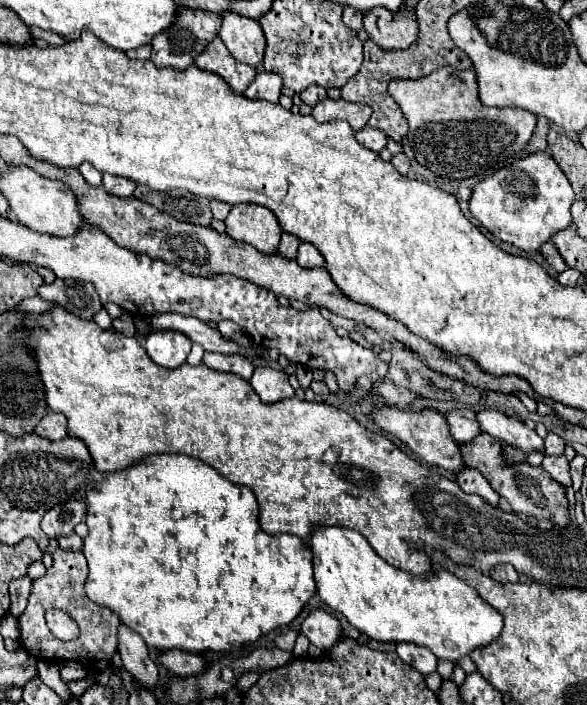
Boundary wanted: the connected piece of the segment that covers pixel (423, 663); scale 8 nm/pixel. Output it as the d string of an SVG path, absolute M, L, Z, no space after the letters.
M404 642L404 644L398 644L396 652L398 652L398 656L400 656L406 664L414 666L420 674L426 676L426 674L436 672L436 662L438 662L438 660L436 660L436 656L432 656L432 652L428 652L428 648Z

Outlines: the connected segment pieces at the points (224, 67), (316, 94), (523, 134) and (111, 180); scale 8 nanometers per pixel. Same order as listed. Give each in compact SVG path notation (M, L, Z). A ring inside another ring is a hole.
M214 38L206 46L206 50L196 58L194 64L200 70L208 70L212 74L218 74L236 94L244 94L244 90L252 84L252 80L258 72L252 66L236 62L220 38Z
M312 84L312 86L308 86L306 90L302 90L302 92L300 92L300 98L302 98L302 102L304 102L304 104L314 106L314 104L318 104L320 100L324 100L324 98L326 98L326 88L320 88L320 86Z
M442 66L442 68L436 68L430 76L424 76L420 80L392 80L388 92L398 102L398 106L402 108L408 120L408 126L410 126L408 142L414 150L416 160L424 168L444 178L484 180L492 176L492 172L510 166L510 158L516 158L522 154L522 150L530 142L536 128L536 116L532 116L532 112L524 112L516 108L516 114L508 114L510 110L484 108L484 104L480 104L480 98L478 98L478 84L476 84L474 70L456 70L450 66Z
M104 174L104 190L114 194L114 196L120 196L120 198L130 198L136 190L136 184L128 178L120 178L120 176L112 176L112 174Z

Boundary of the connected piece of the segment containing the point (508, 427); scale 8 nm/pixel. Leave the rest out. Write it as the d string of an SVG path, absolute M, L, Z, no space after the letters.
M482 410L476 414L476 418L482 432L498 440L504 440L508 444L514 444L526 454L544 448L544 440L532 428L528 428L524 422L514 420L498 410Z

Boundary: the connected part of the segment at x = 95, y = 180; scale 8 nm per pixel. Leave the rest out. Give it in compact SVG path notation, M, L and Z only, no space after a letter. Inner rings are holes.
M84 162L78 170L80 170L80 174L84 176L84 180L86 180L88 184L92 184L92 186L100 186L100 184L102 184L102 174L100 174L92 164Z

